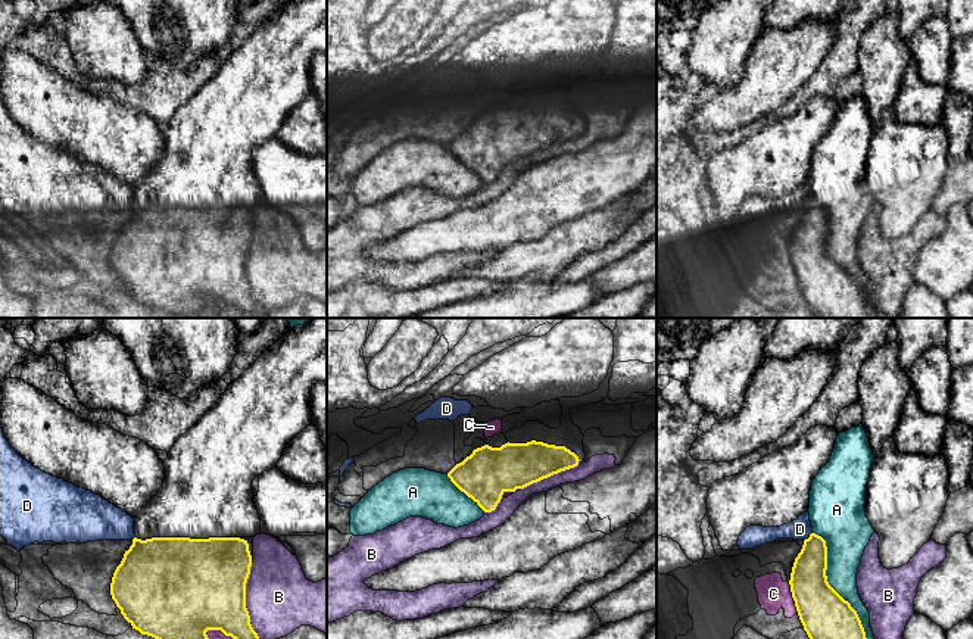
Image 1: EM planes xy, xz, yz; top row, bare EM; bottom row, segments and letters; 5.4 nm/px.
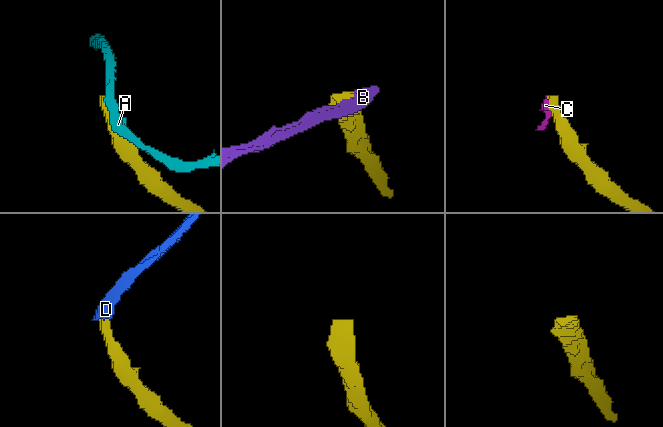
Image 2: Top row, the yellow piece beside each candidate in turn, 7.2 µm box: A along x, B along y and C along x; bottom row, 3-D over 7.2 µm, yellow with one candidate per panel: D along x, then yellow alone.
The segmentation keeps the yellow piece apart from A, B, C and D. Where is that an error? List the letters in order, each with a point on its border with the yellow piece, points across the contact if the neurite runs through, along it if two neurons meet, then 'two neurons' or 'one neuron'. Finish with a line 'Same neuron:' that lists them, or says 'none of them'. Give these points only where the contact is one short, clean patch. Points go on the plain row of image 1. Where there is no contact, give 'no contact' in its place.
A: meets yellow in yz at (830, 256); two neurons
B: meets yellow in xy at (245, 271); two neurons
C: meets yellow in yz at (792, 267); two neurons
D: meets yellow in yz at (810, 206); border along yz (811, 202), (804, 211); two neurons
Same neuron: none of them

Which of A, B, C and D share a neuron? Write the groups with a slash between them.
A / B / C D

